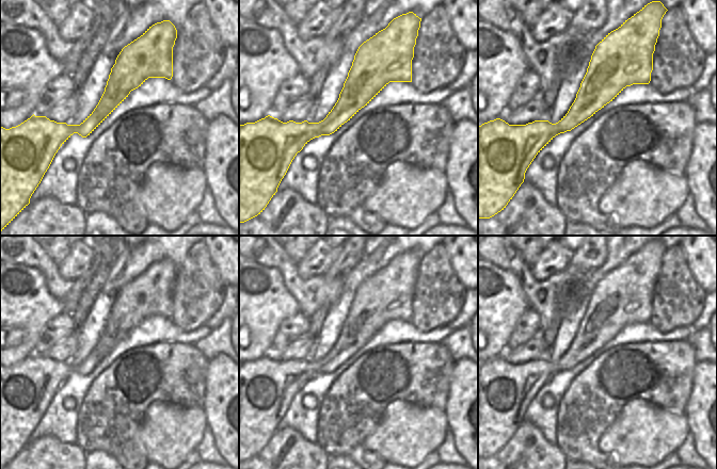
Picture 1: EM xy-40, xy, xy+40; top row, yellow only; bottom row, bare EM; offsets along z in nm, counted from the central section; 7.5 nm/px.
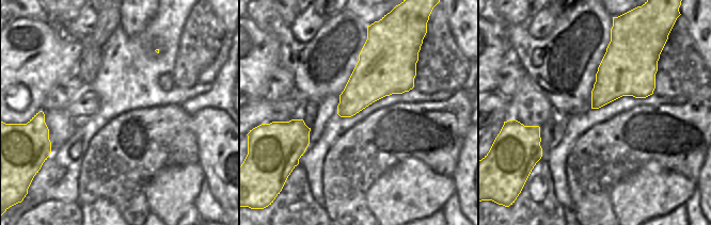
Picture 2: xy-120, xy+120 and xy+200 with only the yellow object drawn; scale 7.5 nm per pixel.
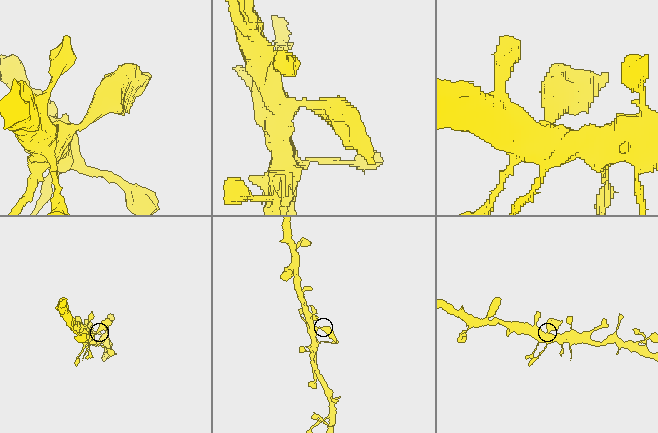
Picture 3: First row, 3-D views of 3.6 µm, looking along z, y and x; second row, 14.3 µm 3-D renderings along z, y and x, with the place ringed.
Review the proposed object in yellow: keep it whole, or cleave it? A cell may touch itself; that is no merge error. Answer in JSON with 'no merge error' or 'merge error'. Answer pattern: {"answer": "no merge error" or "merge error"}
{"answer": "no merge error"}

